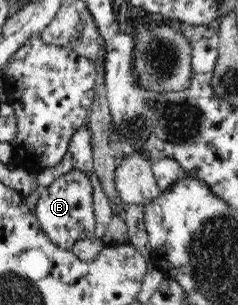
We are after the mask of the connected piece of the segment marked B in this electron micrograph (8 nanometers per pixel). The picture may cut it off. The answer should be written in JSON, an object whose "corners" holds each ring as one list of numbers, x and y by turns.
{"corners":[[77,167,70,169,48,188,41,189,33,212,48,239,62,249,72,250,76,241,94,236,96,218,93,208,93,186,89,175]]}

